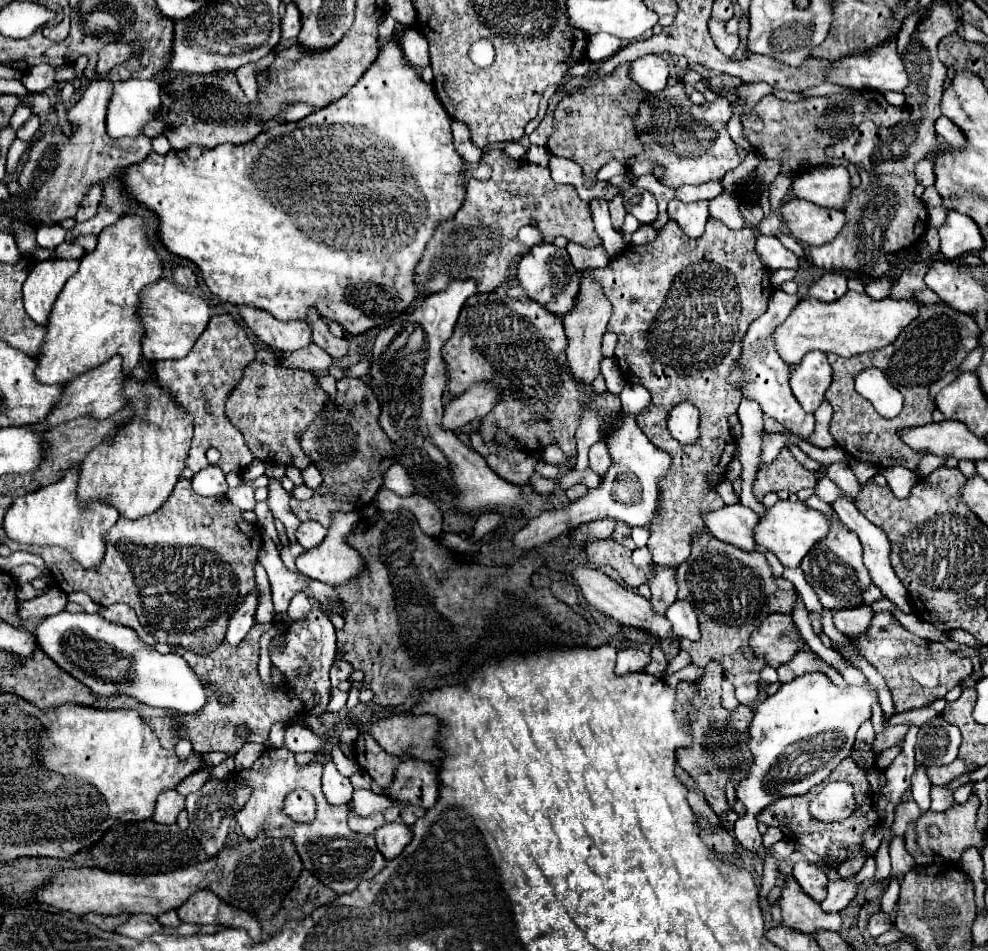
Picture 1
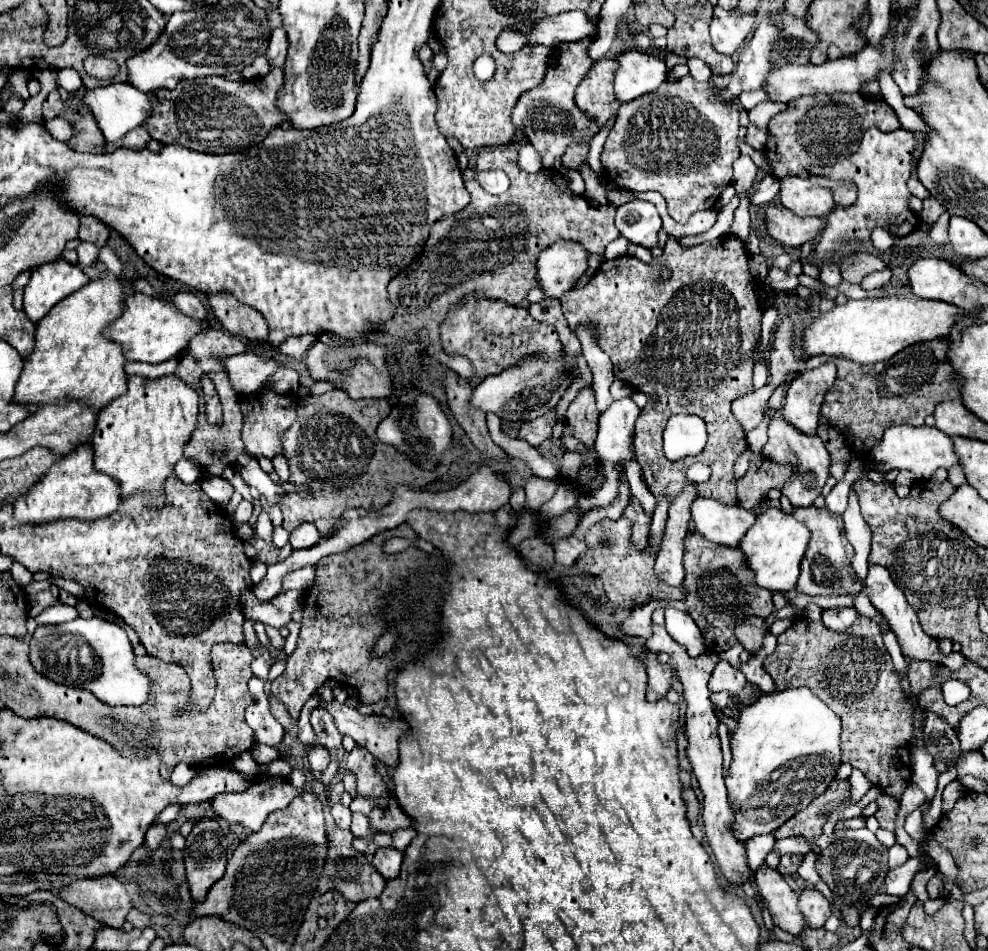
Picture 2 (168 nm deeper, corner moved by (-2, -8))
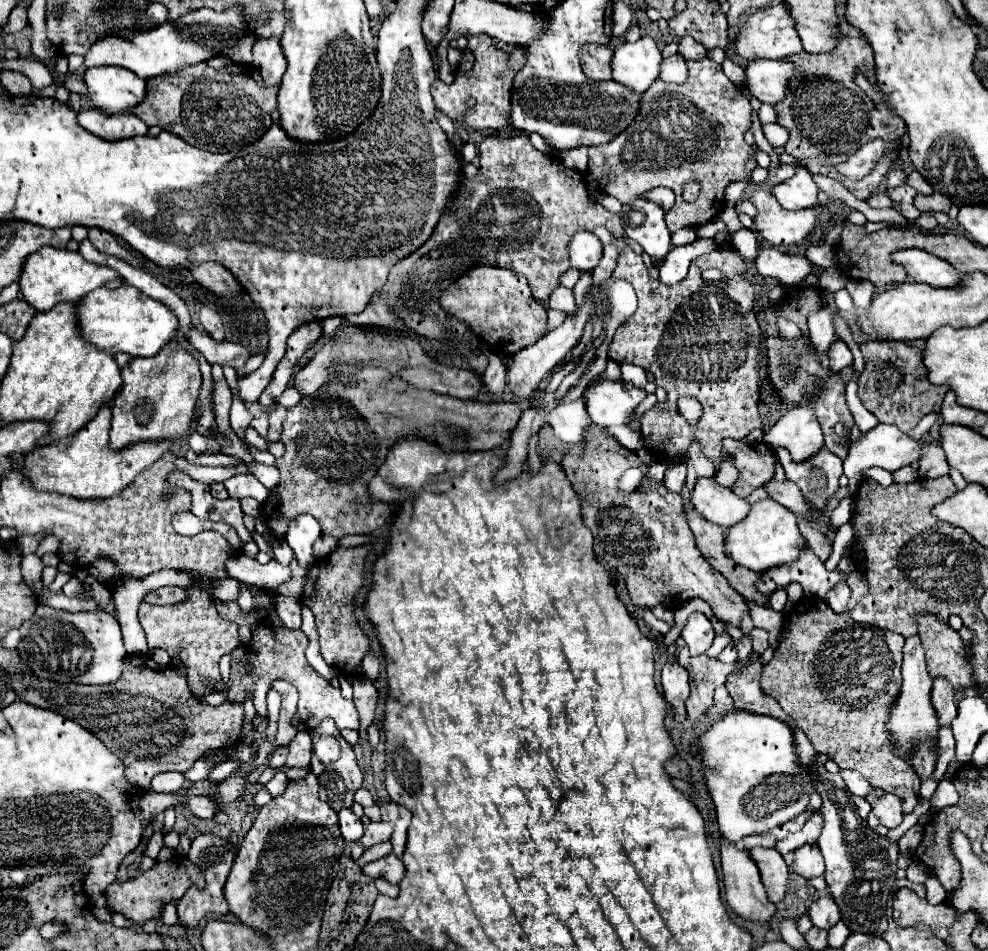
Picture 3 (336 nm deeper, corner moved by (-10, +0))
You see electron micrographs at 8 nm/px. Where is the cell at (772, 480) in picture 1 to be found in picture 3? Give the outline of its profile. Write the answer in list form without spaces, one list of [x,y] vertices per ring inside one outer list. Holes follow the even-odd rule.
[[[764,442],[734,452],[734,466],[740,476],[732,486],[732,492],[740,498],[750,496],[758,486],[764,486],[774,478],[774,462],[776,454]]]

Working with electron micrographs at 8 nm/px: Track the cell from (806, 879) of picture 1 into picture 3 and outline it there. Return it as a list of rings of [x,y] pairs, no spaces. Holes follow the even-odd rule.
[[[820,896],[818,900],[812,902],[808,916],[816,928],[830,930],[834,924],[840,922],[840,908],[832,900],[832,896]]]

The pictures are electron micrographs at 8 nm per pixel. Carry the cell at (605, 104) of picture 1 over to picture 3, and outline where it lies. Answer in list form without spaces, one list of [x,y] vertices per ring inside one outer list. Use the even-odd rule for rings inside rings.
[[[586,44],[580,48],[580,66],[588,78],[608,80],[612,78],[612,48],[602,44]]]

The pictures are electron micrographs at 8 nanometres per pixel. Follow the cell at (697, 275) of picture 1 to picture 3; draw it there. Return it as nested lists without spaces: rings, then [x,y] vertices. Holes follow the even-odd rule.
[[[626,246],[618,256],[618,266],[612,272],[612,278],[628,280],[634,286],[634,290],[638,294],[638,310],[624,328],[618,328],[618,332],[610,344],[608,356],[620,364],[628,362],[628,364],[642,366],[644,370],[650,370],[654,374],[654,384],[668,392],[664,402],[656,402],[650,410],[646,410],[642,414],[640,432],[642,432],[646,448],[650,452],[654,452],[656,458],[672,460],[678,456],[686,456],[686,450],[694,438],[702,444],[702,452],[720,466],[714,480],[718,484],[730,488],[736,482],[738,472],[732,464],[732,458],[728,458],[724,462],[720,460],[724,454],[724,448],[720,442],[724,438],[744,438],[752,430],[764,428],[764,424],[766,424],[766,418],[760,414],[760,406],[758,406],[760,326],[756,322],[756,312],[754,312],[756,292],[754,292],[754,284],[746,276],[746,264],[744,264],[742,256],[734,248],[722,248],[722,250],[718,248],[710,254],[694,258],[690,264],[688,276],[682,282],[666,286],[660,280],[654,280],[648,274],[644,258],[634,254]],[[706,268],[722,270],[722,274],[728,276],[728,282],[704,282],[700,278],[700,274]],[[680,396],[692,396],[692,398],[700,400],[700,404],[704,406],[704,414],[702,414],[698,426],[684,424],[684,418],[680,418],[679,412],[676,412],[676,400]]]

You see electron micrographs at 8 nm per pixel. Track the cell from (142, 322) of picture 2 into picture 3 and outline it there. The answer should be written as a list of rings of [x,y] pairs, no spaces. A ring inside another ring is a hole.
[[[128,284],[114,290],[106,286],[90,290],[80,300],[76,314],[80,336],[108,354],[126,352],[130,356],[156,356],[156,352],[160,352],[160,348],[168,344],[178,330],[178,318],[170,308]]]

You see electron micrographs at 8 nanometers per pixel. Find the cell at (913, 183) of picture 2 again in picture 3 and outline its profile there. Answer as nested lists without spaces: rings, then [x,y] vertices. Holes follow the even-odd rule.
[[[912,170],[912,172],[906,176],[906,184],[912,186],[912,188],[916,188],[920,194],[932,194],[932,186],[930,186],[916,170]]]

